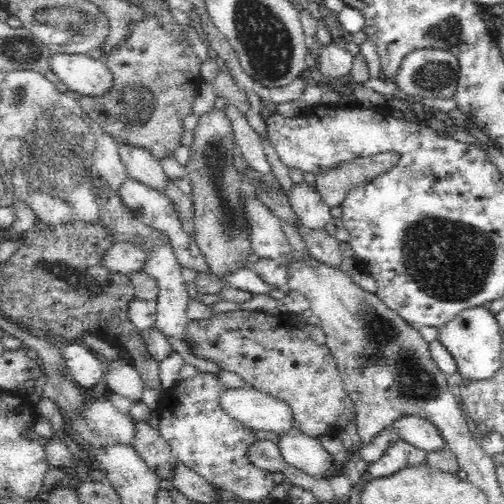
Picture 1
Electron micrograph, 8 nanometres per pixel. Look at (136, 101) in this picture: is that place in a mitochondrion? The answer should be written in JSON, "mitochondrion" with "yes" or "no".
{"mitochondrion":"yes"}

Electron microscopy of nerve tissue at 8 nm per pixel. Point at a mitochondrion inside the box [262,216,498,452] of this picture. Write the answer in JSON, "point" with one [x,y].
{"point":[384,345]}

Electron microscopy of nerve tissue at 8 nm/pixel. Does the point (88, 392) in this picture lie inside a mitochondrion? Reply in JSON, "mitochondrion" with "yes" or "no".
{"mitochondrion":"no"}

